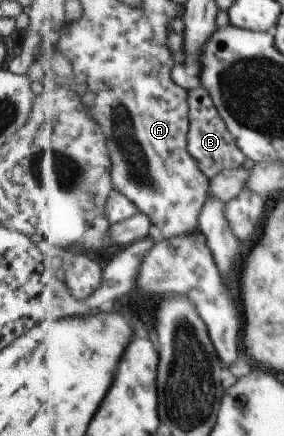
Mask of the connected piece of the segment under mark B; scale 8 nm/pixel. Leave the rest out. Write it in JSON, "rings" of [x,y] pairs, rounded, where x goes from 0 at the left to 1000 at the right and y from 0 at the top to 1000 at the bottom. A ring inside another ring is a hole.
{"rings":[[[701,197],[665,209],[665,248],[673,300],[662,305],[662,344],[697,367],[704,390],[743,413],[792,390],[852,383],[870,358],[845,344],[761,243],[757,227],[739,220],[725,202]]]}

